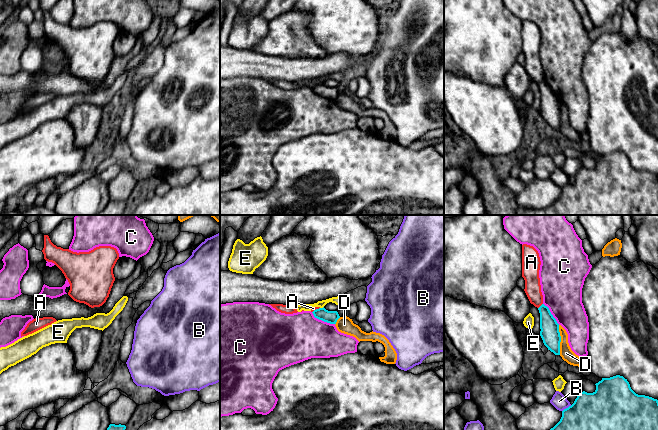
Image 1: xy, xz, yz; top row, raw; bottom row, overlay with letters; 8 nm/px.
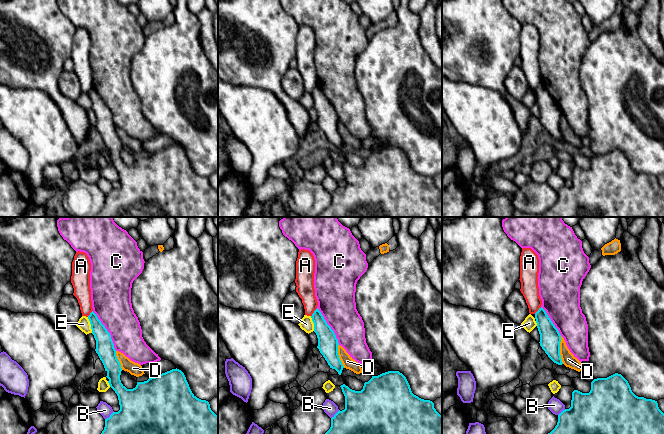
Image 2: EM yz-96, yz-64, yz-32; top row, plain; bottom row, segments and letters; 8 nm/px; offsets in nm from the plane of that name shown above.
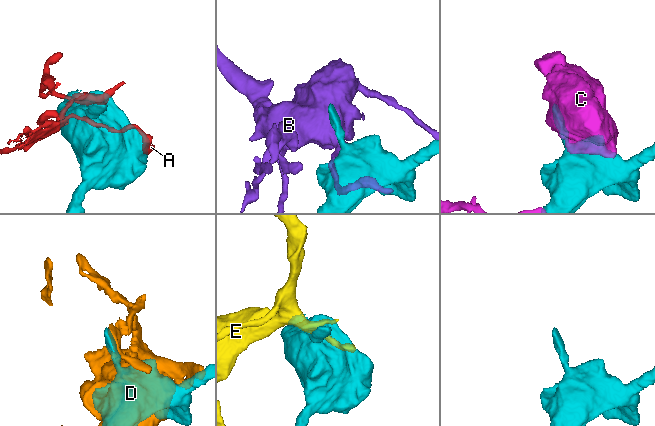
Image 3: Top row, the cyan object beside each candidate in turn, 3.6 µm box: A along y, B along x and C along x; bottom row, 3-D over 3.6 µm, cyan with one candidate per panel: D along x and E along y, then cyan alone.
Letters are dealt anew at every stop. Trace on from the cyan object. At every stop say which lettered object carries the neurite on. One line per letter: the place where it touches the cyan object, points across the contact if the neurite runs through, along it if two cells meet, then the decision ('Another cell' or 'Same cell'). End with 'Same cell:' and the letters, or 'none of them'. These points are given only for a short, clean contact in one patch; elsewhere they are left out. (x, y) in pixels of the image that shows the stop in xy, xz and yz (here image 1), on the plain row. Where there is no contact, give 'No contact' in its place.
A: Touches cyan at yz (540, 82). Boundary: yz (542, 79), (538, 84). Another cell
B: Touches cyan at yz (566, 184). Another cell
C: Touches cyan at xz (322, 96). Another cell
D: Touches cyan at yz (560, 116). Another cell
E: Touches cyan at xz (321, 84). Boundary: xz (323, 82), (320, 84). Another cell
Same cell: none of them

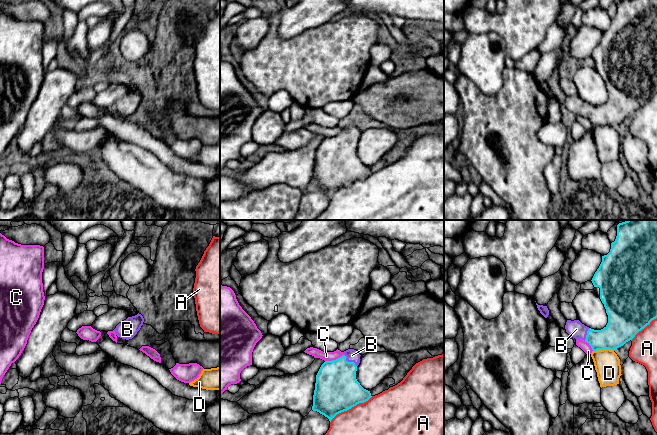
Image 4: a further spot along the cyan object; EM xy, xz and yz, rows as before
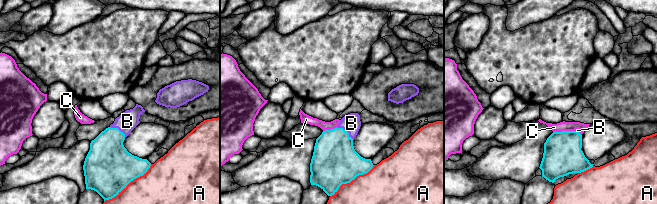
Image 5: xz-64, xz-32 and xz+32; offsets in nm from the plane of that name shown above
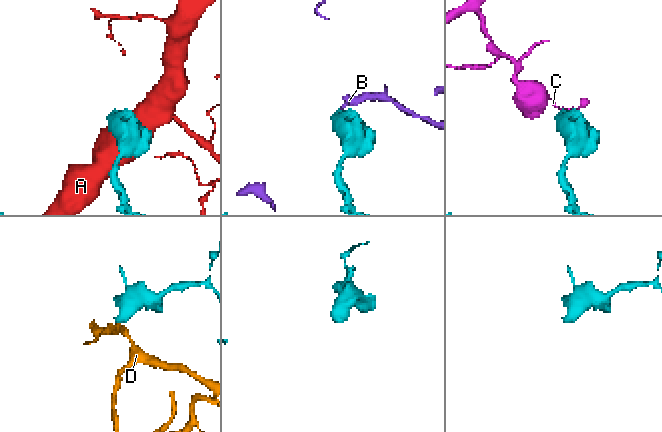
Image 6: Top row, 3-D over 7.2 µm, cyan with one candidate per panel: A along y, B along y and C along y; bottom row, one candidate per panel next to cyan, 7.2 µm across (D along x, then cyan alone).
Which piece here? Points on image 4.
A: Touches cyan at xz (350, 184). Another cell
B: Touches cyan at xz (349, 138). Path across: xz (337, 166), (337, 154), (349, 138), (352, 131). Same cell
C: Touches cyan at xz (334, 136). Boundary: xz (343, 130), (335, 135), (325, 137). Another cell
D: Touches cyan at yz (603, 124). Boundary: yz (613, 126), (597, 125), (593, 127). Another cell
Same cell: B

